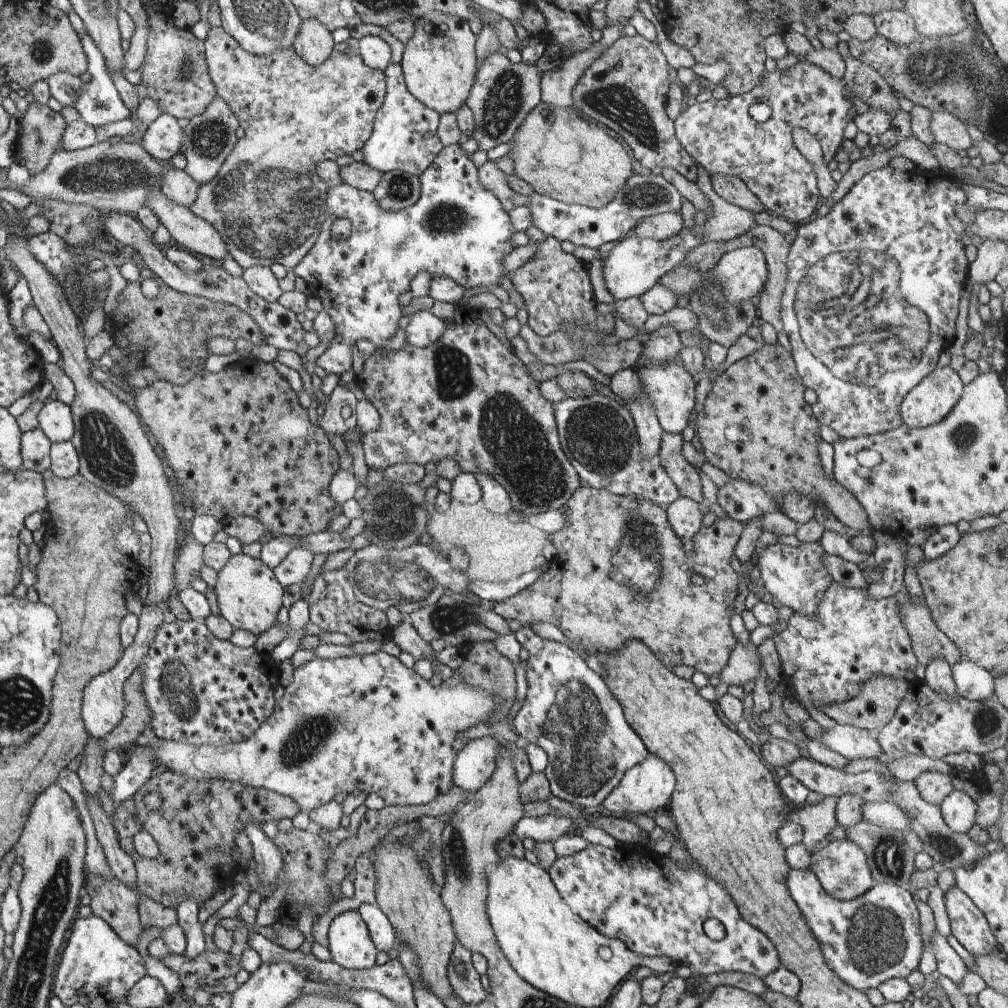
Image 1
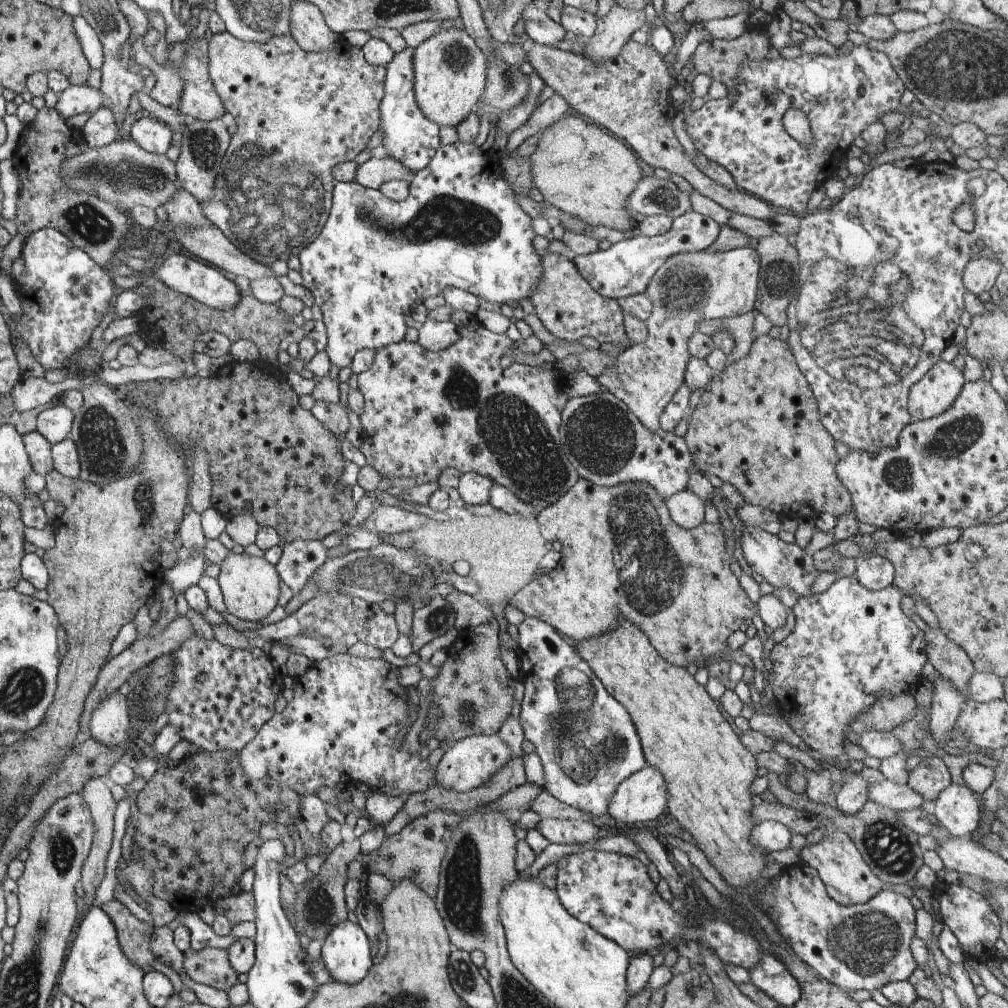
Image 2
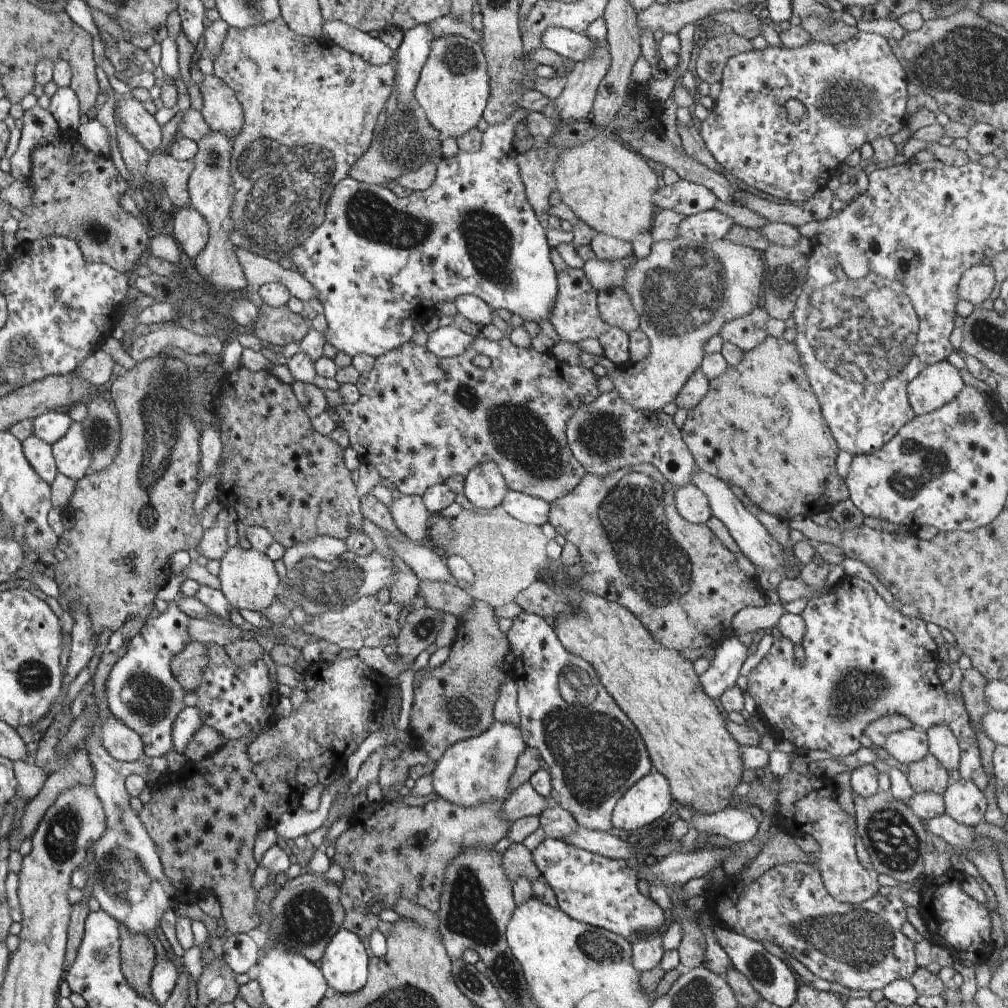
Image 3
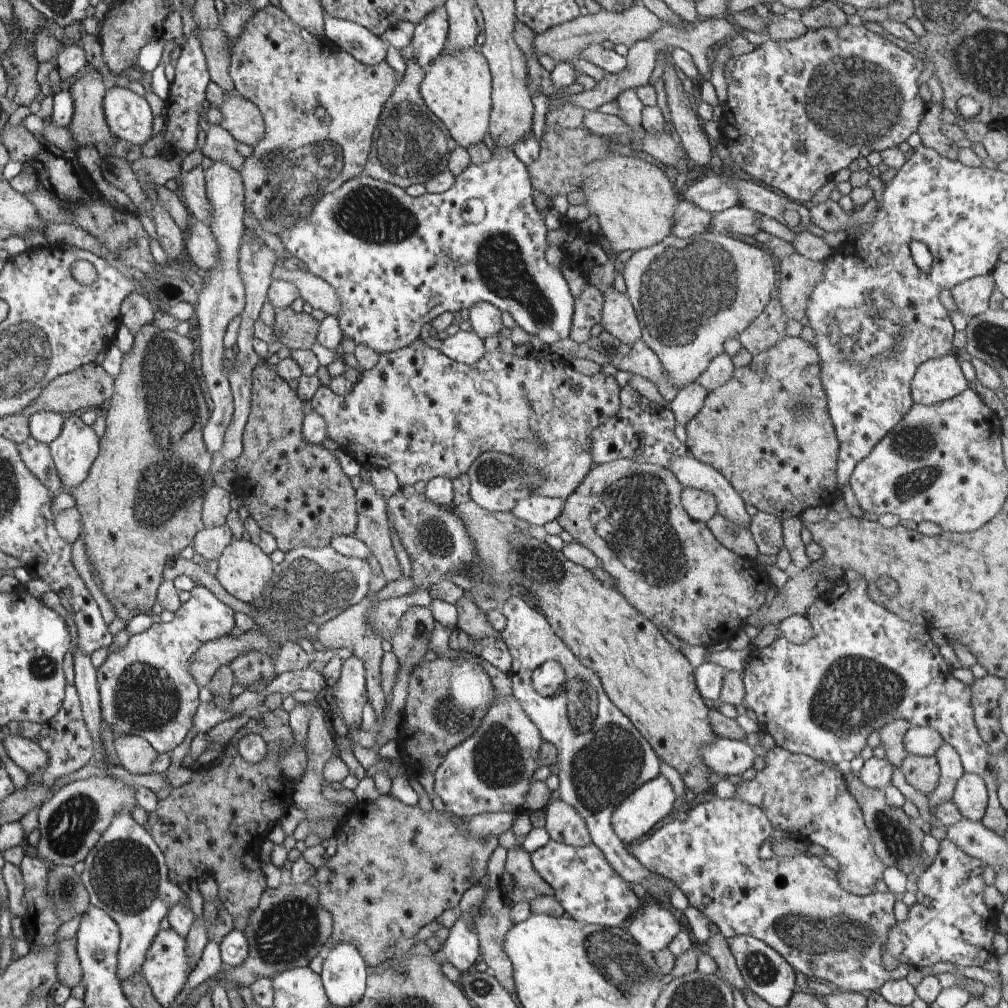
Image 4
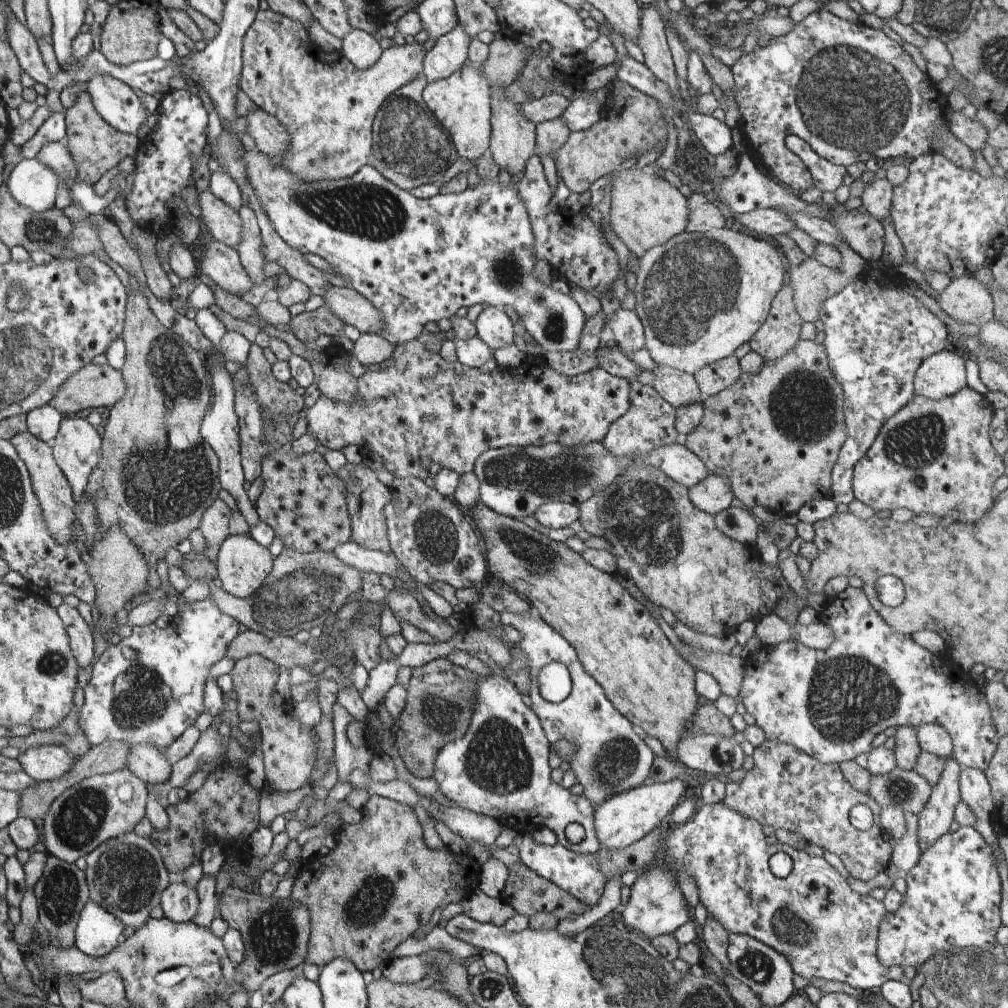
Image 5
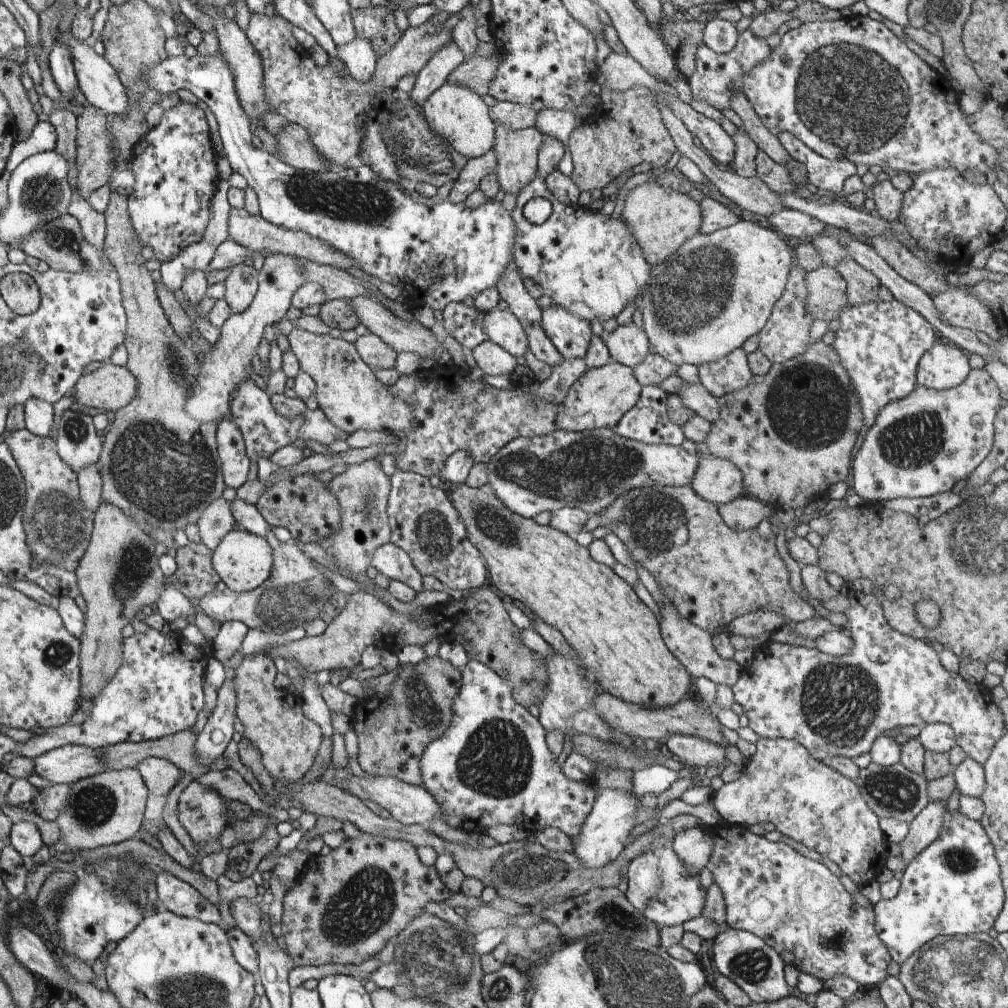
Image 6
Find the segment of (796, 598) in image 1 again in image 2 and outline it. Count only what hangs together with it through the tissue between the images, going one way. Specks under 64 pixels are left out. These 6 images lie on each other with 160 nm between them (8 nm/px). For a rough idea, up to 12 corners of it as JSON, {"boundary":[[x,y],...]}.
{"boundary":[[743,528],[742,554],[775,589],[816,593],[820,575],[796,544]]}

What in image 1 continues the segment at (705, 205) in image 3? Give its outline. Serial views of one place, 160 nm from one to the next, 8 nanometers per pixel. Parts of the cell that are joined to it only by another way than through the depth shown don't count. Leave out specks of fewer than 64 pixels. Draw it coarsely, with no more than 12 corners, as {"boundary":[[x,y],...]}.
{"boundary":[[632,175],[599,209],[535,193],[533,224],[597,249],[685,201],[662,175]]}

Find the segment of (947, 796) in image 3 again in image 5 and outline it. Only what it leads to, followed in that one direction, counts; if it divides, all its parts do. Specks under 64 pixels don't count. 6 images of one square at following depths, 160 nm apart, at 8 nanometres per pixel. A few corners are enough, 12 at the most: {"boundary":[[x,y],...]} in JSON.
{"boundary":[[961,767],[959,795],[974,812],[976,832],[999,847],[984,771]]}

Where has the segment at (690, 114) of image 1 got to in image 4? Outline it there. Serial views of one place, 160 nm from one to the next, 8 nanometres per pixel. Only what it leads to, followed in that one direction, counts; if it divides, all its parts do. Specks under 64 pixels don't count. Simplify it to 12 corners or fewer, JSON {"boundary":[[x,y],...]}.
{"boundary":[[864,25],[735,60],[722,143],[809,204],[926,113]]}

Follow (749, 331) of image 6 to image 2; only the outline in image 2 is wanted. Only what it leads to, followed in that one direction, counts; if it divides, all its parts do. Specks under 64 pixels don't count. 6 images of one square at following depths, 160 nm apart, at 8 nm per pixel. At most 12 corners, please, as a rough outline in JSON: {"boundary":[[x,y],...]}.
{"boundary":[[751,247],[672,256],[648,337],[598,383],[648,432],[685,383],[697,321],[753,311]]}

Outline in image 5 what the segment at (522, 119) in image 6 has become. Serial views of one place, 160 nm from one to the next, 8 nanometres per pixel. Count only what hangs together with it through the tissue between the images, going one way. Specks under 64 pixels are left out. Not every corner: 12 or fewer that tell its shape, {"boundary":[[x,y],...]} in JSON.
{"boundary":[[552,94],[518,105],[538,125],[560,119],[571,101]]}

